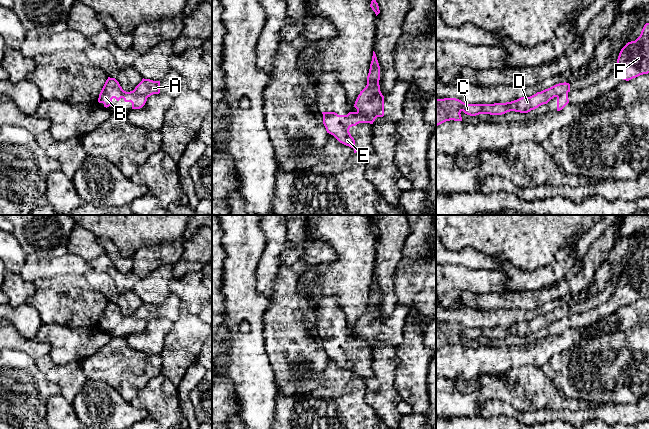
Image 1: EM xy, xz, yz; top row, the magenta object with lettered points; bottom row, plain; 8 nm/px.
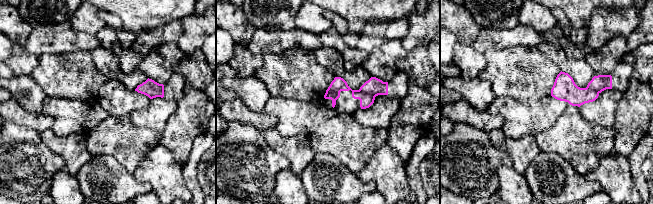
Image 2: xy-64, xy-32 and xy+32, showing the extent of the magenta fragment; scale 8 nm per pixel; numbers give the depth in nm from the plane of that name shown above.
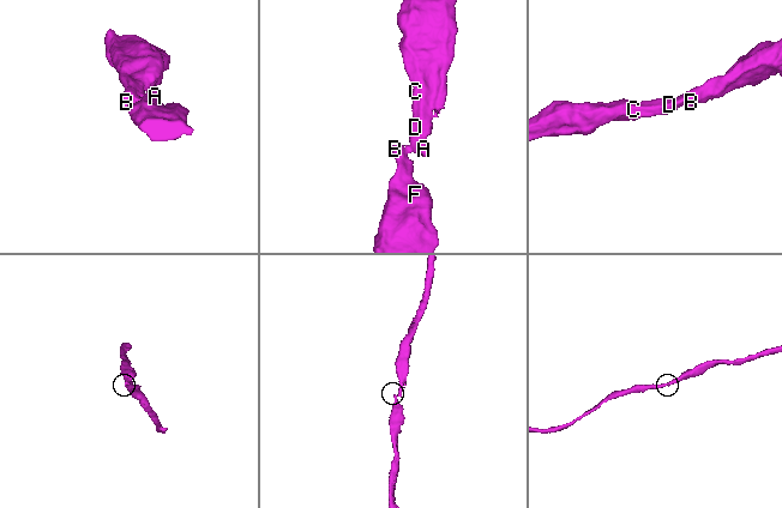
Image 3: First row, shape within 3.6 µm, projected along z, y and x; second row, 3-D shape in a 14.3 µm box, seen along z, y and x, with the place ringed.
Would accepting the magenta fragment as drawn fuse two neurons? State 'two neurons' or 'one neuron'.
two neurons

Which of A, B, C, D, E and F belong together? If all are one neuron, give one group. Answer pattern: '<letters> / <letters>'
A C D / B E F

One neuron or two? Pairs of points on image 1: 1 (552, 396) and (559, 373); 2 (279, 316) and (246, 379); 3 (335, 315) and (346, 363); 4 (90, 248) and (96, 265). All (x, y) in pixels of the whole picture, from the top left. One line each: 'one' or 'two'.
1: two
2: two
3: one
4: two

